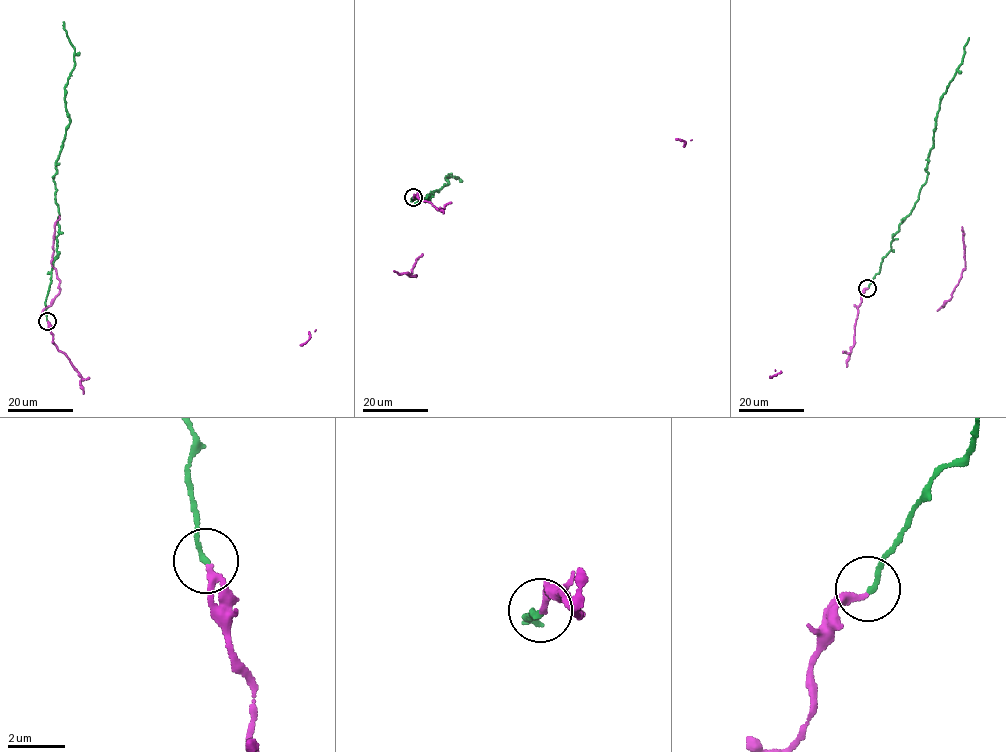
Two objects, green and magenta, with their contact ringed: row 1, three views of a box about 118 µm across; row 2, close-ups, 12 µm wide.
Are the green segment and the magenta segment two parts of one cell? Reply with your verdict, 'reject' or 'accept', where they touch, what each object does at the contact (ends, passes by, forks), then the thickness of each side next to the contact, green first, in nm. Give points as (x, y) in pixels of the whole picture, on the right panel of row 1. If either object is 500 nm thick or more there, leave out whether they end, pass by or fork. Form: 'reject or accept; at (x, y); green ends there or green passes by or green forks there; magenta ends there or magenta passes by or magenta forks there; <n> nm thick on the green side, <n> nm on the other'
accept; at (867, 288); green ends there; magenta ends there; 170 nm thick on the green side, 240 nm on the other

